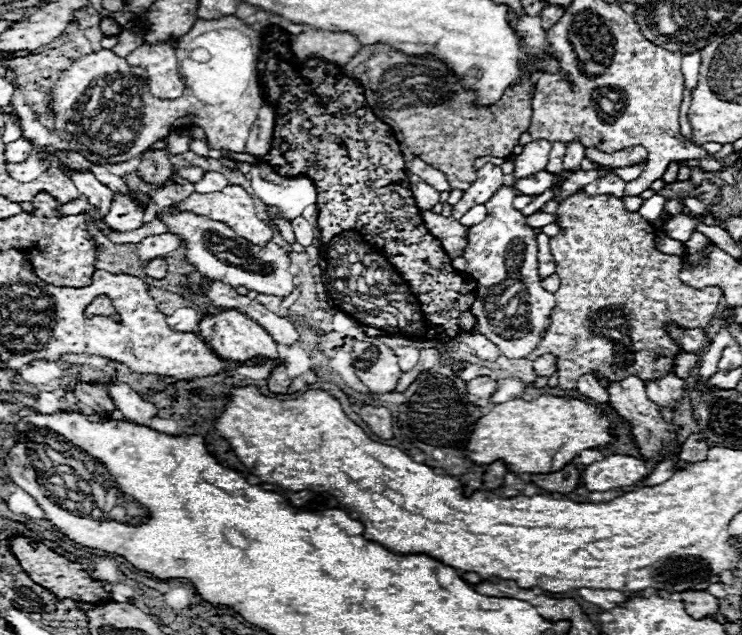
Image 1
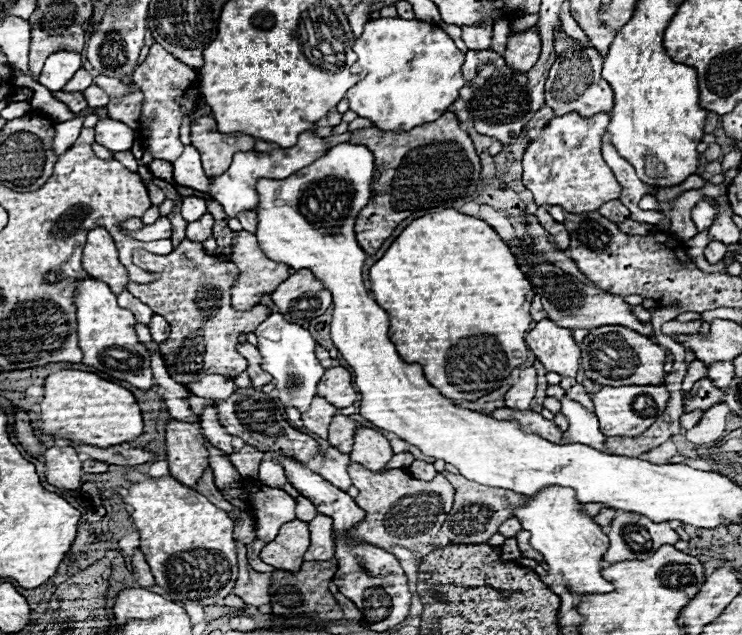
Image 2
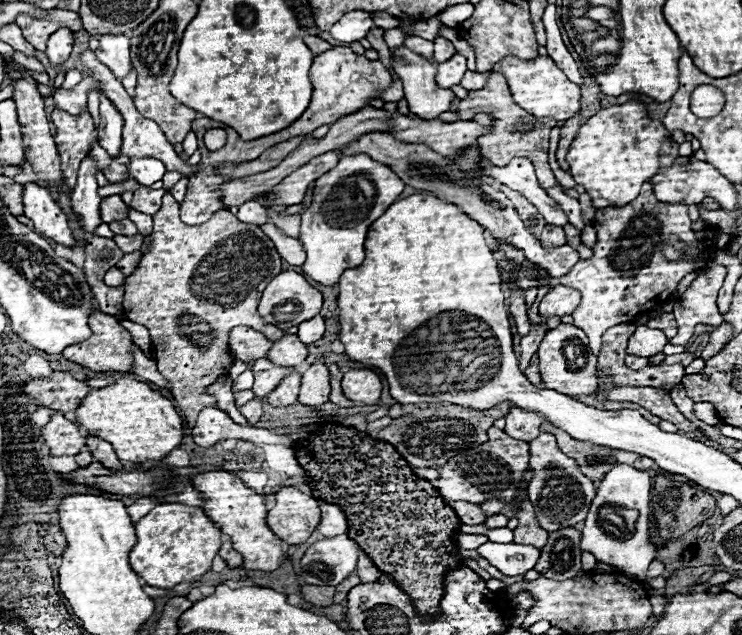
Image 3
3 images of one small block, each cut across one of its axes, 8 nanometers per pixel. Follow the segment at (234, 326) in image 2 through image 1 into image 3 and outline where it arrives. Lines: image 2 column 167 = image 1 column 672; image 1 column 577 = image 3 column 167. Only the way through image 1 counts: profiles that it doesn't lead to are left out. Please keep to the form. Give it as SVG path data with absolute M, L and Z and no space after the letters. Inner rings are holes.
M170 194L162 198L162 208L154 214L154 232L150 234L150 238L152 242L148 246L148 252L142 256L138 268L126 278L122 306L128 320L150 330L158 372L168 380L168 388L186 418L188 428L192 428L200 408L216 406L216 400L206 394L206 388L216 378L228 374L234 362L228 350L230 330L234 326L250 326L262 332L272 342L280 340L286 334L272 324L264 324L262 316L258 316L256 310L262 288L266 288L266 284L274 276L278 276L278 272L282 272L282 258L278 256L272 240L260 230L260 226L240 222L228 208L220 208L218 212L214 212L214 216L206 224L182 224L178 202Z

